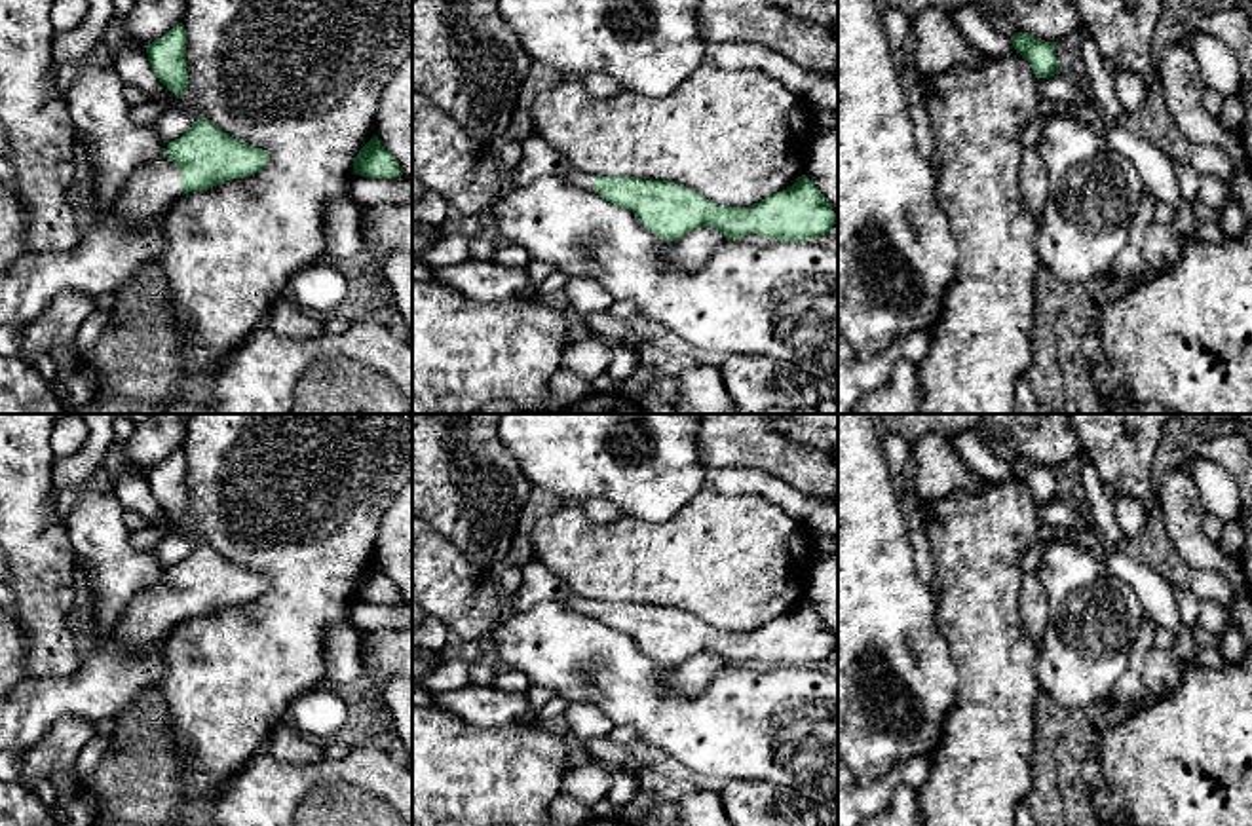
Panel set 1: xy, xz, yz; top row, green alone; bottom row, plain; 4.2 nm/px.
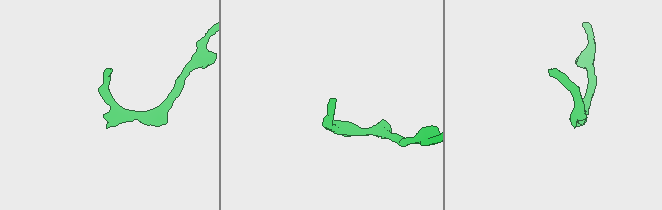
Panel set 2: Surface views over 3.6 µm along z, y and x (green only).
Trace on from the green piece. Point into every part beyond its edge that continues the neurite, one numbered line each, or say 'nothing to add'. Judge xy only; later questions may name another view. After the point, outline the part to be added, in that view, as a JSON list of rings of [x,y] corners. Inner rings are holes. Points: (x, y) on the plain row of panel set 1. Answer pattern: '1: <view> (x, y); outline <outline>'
1: xy (152, 614); outline [[[167,581],[154,585],[133,600],[112,636],[114,642],[122,648],[148,648],[160,642],[182,621],[180,606],[182,598]]]

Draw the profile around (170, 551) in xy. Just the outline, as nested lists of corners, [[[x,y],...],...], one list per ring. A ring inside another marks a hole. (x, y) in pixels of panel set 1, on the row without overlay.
[[[165,535],[154,549],[158,562],[163,568],[180,564],[190,553],[192,545],[186,539]]]

